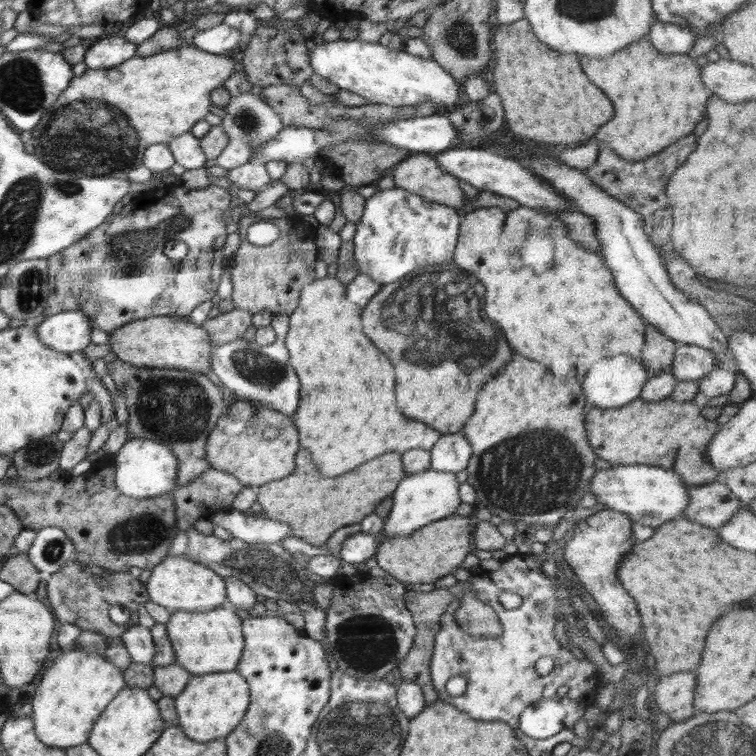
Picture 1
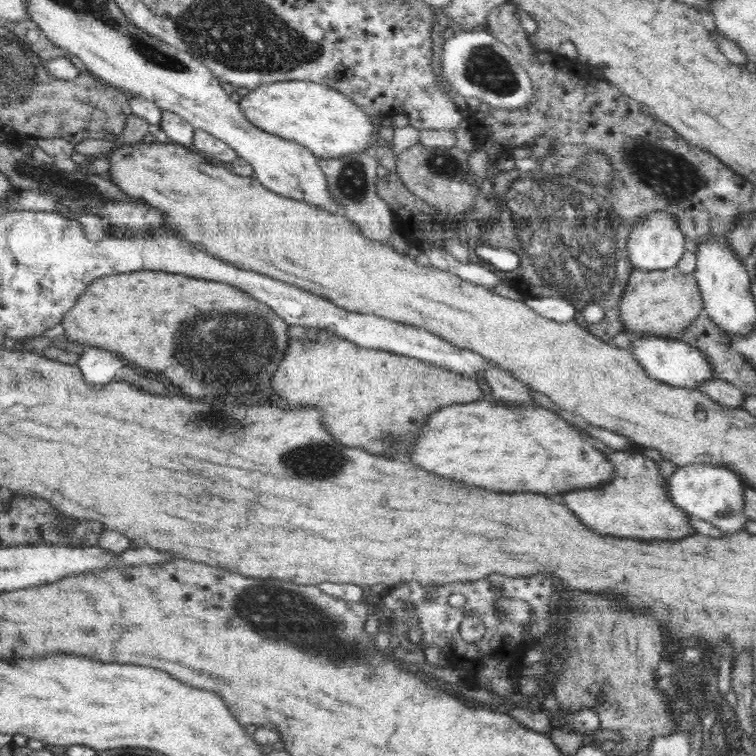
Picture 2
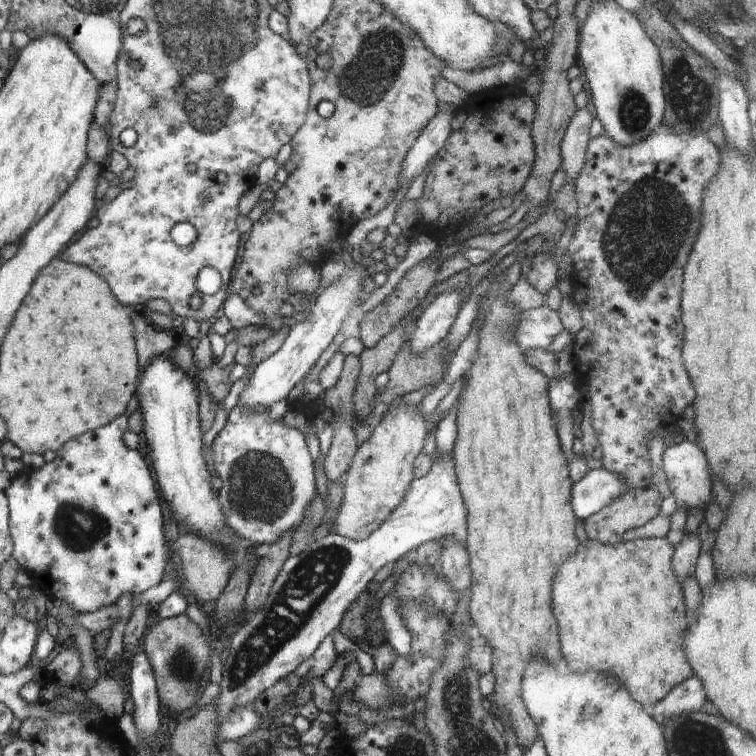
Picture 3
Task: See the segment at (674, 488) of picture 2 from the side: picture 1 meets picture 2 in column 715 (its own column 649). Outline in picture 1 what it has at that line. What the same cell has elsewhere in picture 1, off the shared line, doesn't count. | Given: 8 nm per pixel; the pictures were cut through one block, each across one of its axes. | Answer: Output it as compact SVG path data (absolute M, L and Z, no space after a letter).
M645 464L612 465L608 469L597 470L592 476L588 492L595 494L597 502L605 504L605 508L626 513L636 524L656 528L682 515L682 510L690 504L688 490L691 487L673 469Z

